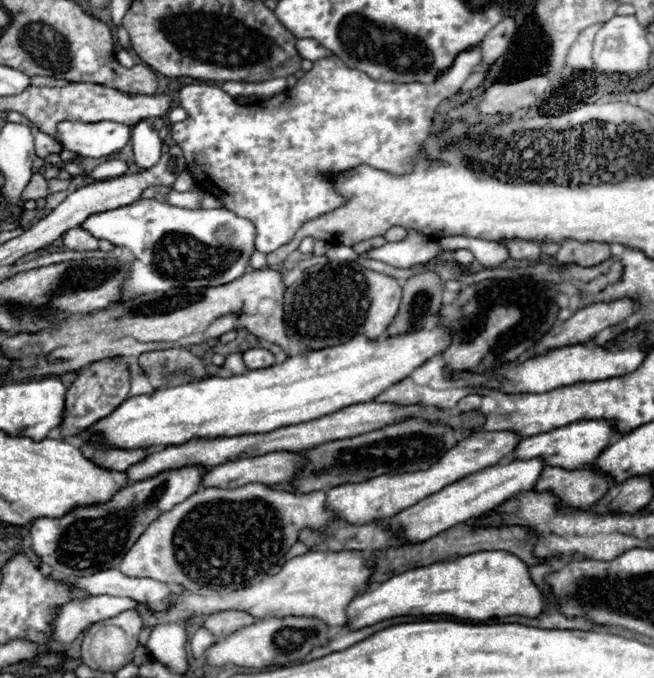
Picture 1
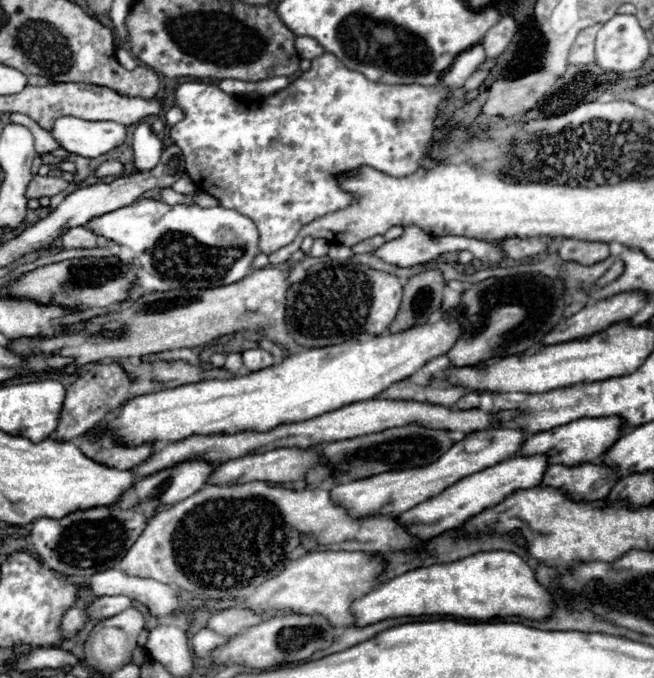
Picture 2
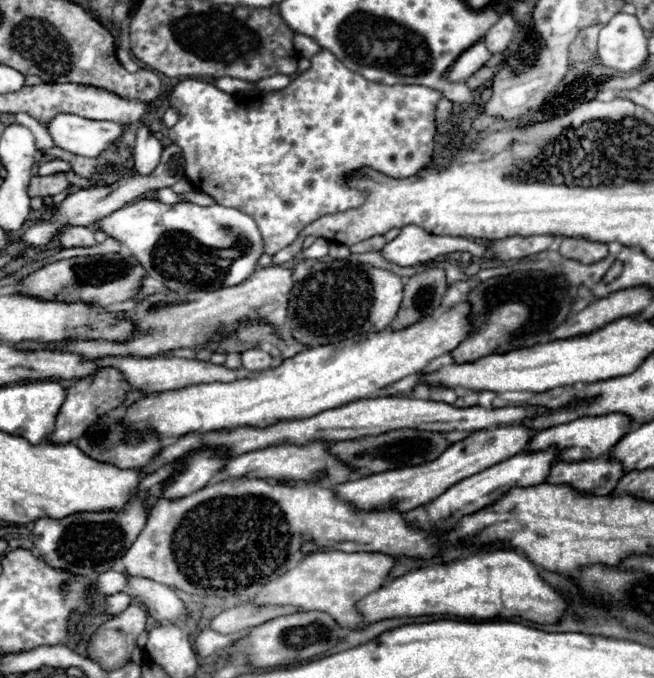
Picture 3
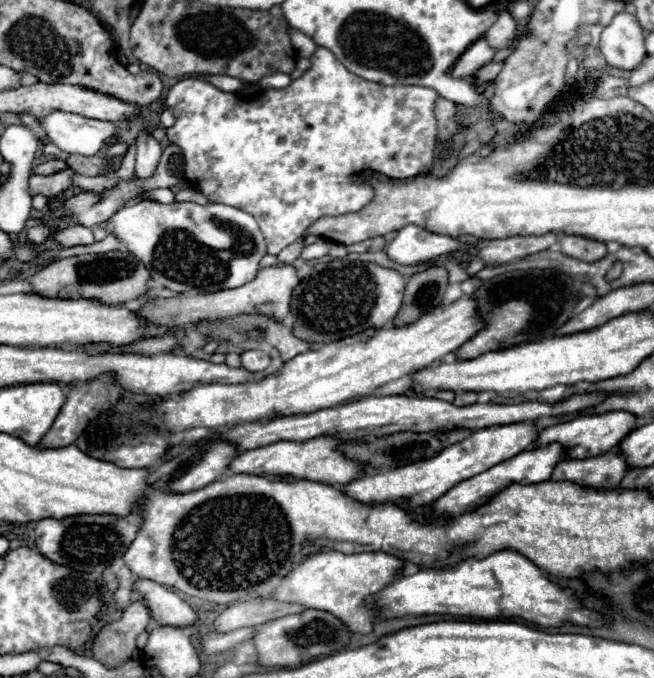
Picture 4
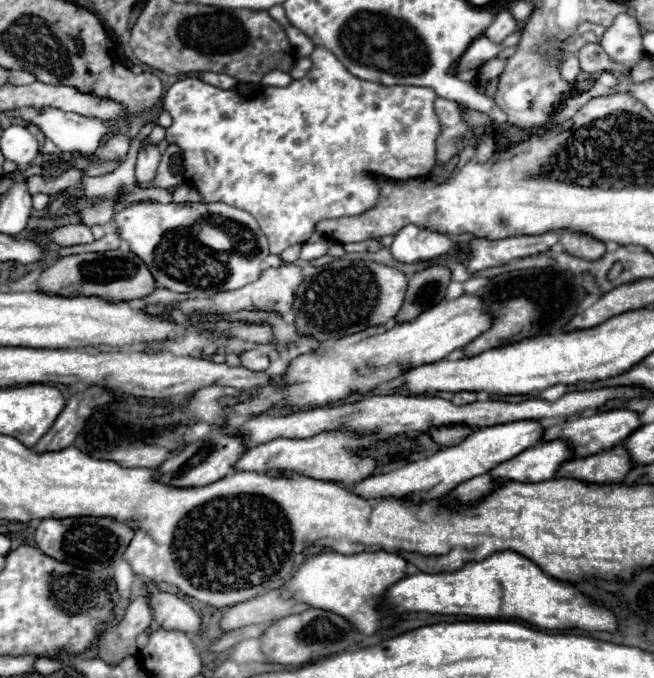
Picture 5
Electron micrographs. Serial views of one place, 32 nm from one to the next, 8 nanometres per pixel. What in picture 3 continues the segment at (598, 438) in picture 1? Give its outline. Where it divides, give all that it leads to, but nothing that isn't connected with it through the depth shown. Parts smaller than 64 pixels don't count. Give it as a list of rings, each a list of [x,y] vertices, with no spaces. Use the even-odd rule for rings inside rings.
[[[606,414],[606,416],[582,416],[568,424],[552,426],[540,430],[528,442],[528,452],[542,452],[548,448],[556,448],[556,462],[558,460],[596,460],[600,456],[608,456],[614,444],[632,428],[632,422],[624,414]]]

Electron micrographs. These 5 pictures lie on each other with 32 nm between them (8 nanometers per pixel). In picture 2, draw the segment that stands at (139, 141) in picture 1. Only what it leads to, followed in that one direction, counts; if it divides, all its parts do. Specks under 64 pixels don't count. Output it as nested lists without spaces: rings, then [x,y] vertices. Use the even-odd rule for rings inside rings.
[[[140,122],[136,126],[132,148],[134,148],[134,162],[140,172],[148,172],[160,162],[162,142],[148,122]]]

